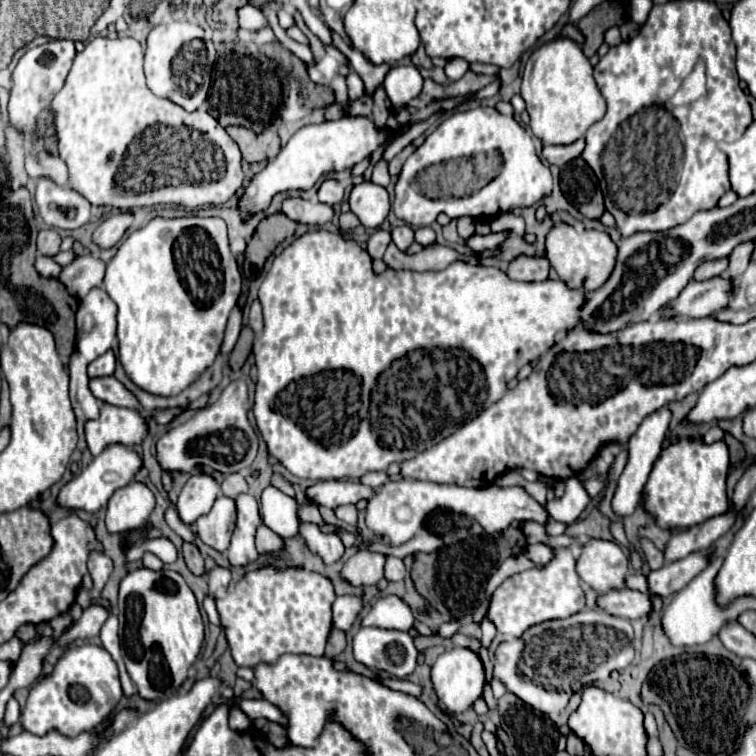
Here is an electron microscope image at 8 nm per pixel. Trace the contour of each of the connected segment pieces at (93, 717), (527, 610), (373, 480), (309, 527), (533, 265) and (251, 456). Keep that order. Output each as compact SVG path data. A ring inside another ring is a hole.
M91 644L71 646L59 658L51 676L31 686L25 710L21 712L21 724L38 736L44 736L49 730L57 730L63 736L77 736L101 726L111 716L121 694L117 664L105 648Z
M569 548L555 550L555 558L545 568L529 568L519 574L509 576L495 592L489 604L489 620L497 626L501 634L521 636L529 626L567 618L585 608L585 594L579 584L579 576L575 572L575 556Z
M369 472L367 476L361 478L361 482L367 484L367 486L371 486L373 490L379 490L387 480L389 480L389 474L387 472Z
M305 524L301 528L301 534L307 542L307 546L317 552L325 564L333 564L343 556L343 542L337 534L323 534L315 524Z
M521 256L509 264L507 276L517 282L537 282L547 280L549 276L549 260L547 258L531 258Z
M233 380L221 392L215 404L199 410L183 426L175 426L165 432L157 440L157 460L161 468L175 472L193 472L197 464L203 464L211 472L219 470L225 474L249 468L257 456L259 434L249 424L249 412L245 408L247 396L249 392L245 388L245 380Z

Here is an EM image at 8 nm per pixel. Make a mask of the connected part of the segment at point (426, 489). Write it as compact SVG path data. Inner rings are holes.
M401 480L401 482L387 482L379 492L375 492L365 508L365 522L369 530L375 534L389 536L391 544L399 546L407 542L423 524L423 518L435 510L445 508L457 514L465 514L473 520L477 520L485 532L495 534L499 530L505 530L513 520L527 522L535 520L539 524L545 524L547 512L527 494L523 486L507 486L499 488L495 484L485 488L463 488L455 484L435 484L435 482L421 482L421 480ZM403 506L407 506L407 514L399 512Z

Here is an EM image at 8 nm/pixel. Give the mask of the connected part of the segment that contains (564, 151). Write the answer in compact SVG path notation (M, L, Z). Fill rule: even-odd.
M583 138L575 140L573 144L567 144L567 146L551 146L551 144L545 144L541 156L543 156L543 160L547 160L549 164L555 164L555 166L561 168L561 166L567 164L569 160L581 156L583 146L585 146L585 140L583 140Z

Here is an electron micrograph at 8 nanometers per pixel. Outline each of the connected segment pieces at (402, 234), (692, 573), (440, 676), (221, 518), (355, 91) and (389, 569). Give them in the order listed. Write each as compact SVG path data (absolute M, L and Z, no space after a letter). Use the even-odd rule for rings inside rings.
M407 224L397 226L397 228L391 230L391 238L393 238L393 242L397 244L399 250L405 250L413 242L413 228L407 226Z
M711 548L699 550L699 552L693 552L685 558L681 558L681 560L665 564L661 570L653 570L647 576L647 586L649 586L647 594L651 598L655 598L655 596L667 598L669 594L679 592L707 566L709 554L711 554Z
M451 648L447 652L443 652L437 662L433 664L431 670L431 680L433 680L433 688L439 696L439 700L445 704L445 708L449 712L463 712L467 710L483 692L483 684L485 684L485 670L483 670L483 662L479 658L479 654L475 654L469 648Z
M219 496L213 508L207 514L197 518L195 530L205 544L213 546L219 552L225 552L231 534L235 530L235 520L237 520L235 500L229 496Z
M350 71L346 77L346 84L349 99L355 100L364 94L364 84L356 72Z
M387 556L387 564L385 564L385 578L389 582L397 582L397 580L403 580L407 576L407 568L405 568L405 562L401 558L395 558L395 556Z

